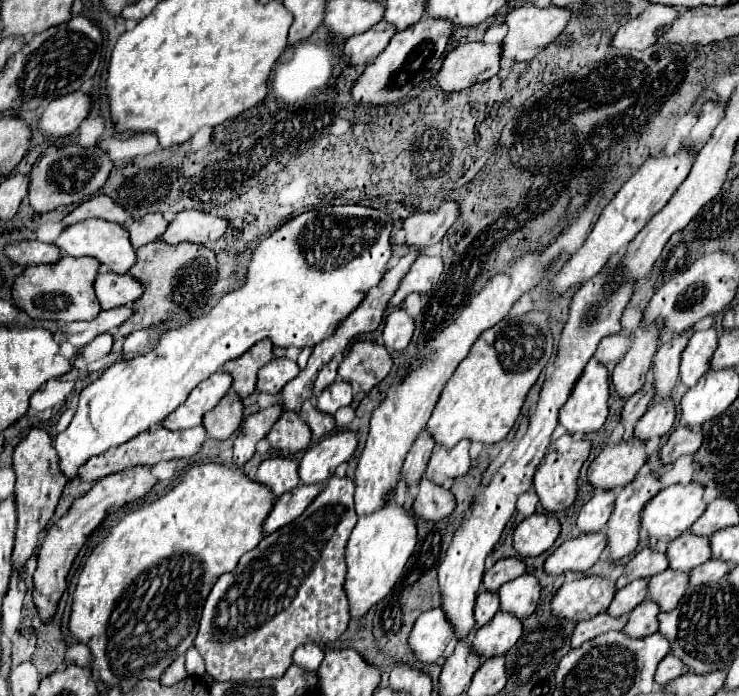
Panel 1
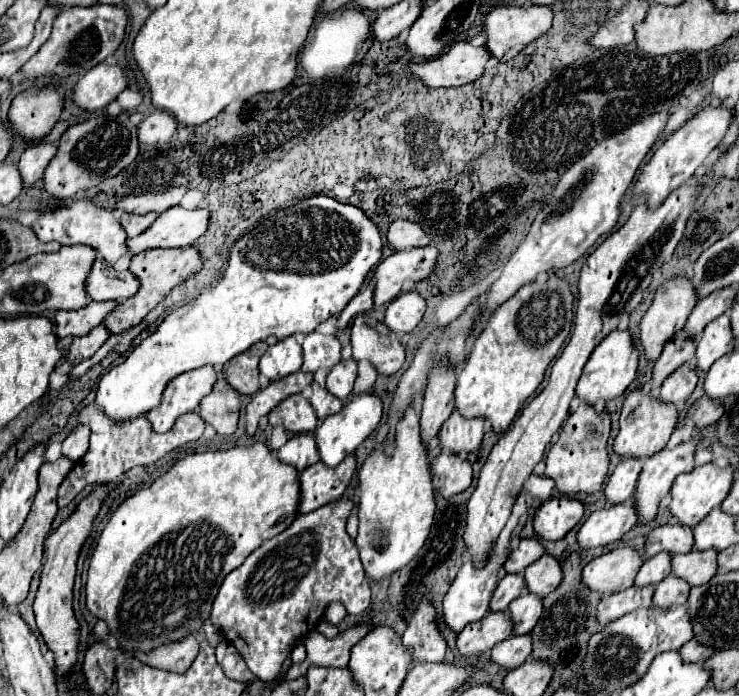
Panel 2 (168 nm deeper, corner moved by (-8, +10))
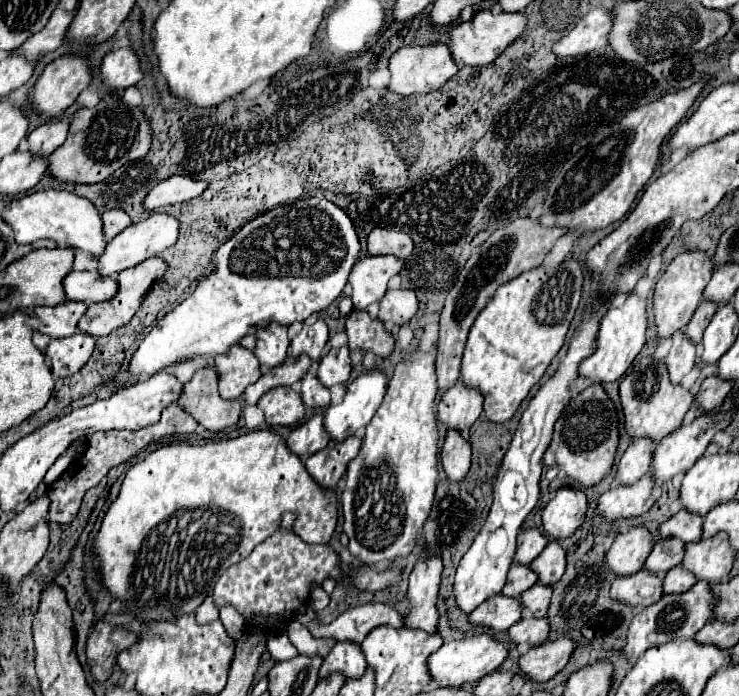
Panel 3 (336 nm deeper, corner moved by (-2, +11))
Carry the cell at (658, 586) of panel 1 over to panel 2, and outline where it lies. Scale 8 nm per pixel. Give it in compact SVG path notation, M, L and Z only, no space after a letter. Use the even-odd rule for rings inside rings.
M690 551L672 557L672 569L678 577L684 577L690 585L706 585L718 573L718 551Z

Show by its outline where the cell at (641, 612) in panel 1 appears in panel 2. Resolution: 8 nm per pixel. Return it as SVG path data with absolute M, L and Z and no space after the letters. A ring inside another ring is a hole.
M670 575L668 579L664 579L656 585L654 607L670 607L676 603L686 603L688 593L690 593L690 585L682 577Z

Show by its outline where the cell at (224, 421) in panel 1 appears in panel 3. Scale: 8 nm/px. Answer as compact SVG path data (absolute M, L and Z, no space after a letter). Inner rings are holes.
M212 366L202 368L192 376L192 380L184 386L178 404L210 432L234 426L242 412L240 400L224 400L218 394L218 376Z

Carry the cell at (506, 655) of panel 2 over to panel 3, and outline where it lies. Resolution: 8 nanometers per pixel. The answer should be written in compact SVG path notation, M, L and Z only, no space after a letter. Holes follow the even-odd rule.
M524 618L518 620L514 626L508 628L506 632L510 644L528 644L528 646L538 646L548 638L548 620L544 618Z

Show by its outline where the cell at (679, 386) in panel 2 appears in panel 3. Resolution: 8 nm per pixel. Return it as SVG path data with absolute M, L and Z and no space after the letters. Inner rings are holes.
M678 330L672 336L674 344L666 356L666 366L670 374L672 384L680 384L680 380L694 368L696 362L696 346L682 336L682 330Z

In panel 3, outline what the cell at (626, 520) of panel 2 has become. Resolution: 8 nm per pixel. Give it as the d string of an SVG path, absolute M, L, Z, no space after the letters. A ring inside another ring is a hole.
M646 474L632 486L616 486L604 492L596 504L596 514L606 522L634 518L648 512L658 496L658 486L654 484L652 476Z

